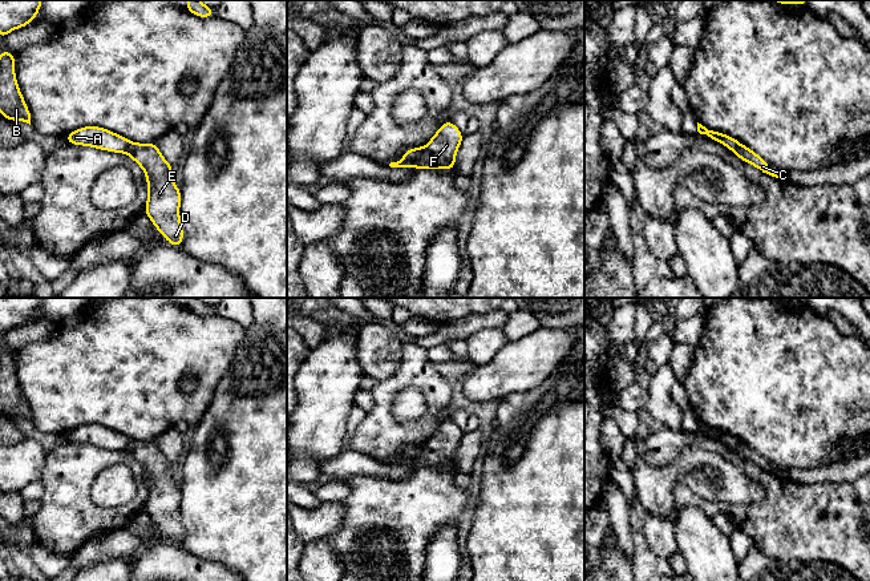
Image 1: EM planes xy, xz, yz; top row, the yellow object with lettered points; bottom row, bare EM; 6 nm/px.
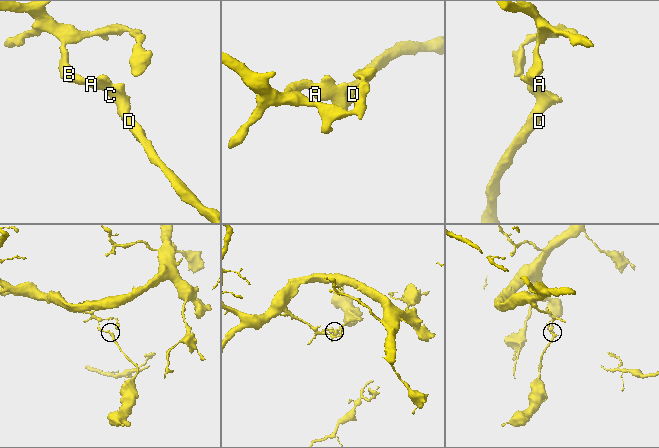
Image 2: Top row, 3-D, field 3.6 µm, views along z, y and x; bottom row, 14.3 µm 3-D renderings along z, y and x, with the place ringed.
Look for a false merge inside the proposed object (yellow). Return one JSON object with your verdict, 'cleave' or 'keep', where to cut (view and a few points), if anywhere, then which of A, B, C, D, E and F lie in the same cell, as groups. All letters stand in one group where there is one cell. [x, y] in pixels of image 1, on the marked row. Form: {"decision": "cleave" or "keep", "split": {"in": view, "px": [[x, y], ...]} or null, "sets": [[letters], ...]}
{"decision": "cleave", "split": {"in": "xz", "px": [[424, 148], [420, 157], [412, 165]]}, "sets": [["A", "B"], ["C", "D", "E", "F"]]}

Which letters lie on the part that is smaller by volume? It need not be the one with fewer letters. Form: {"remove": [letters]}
{"remove": ["C", "D", "E", "F"]}

